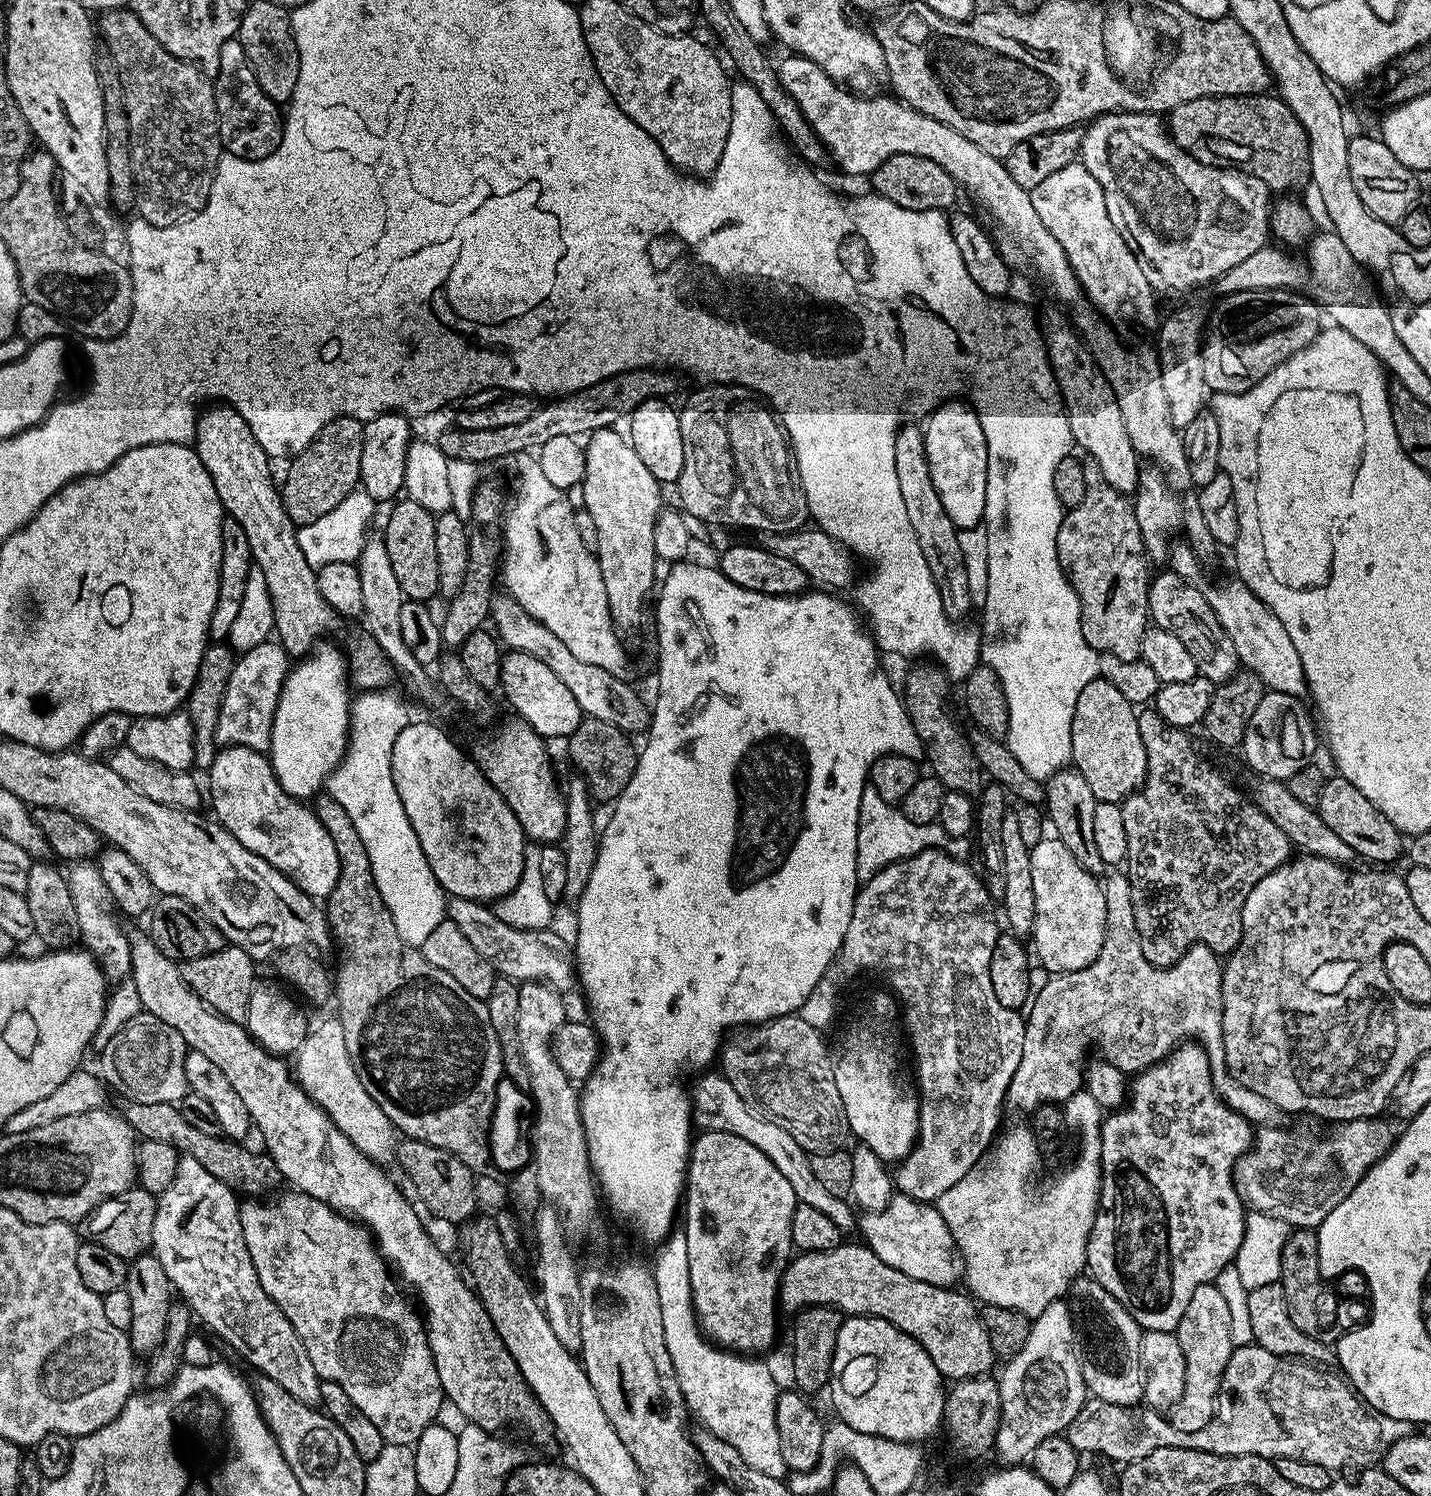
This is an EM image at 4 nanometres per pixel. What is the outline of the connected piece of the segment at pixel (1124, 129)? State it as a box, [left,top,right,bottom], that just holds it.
[1078,112,1270,292]

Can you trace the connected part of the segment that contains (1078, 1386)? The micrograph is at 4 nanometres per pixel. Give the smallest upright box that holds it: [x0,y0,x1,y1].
[994,1299,1086,1466]

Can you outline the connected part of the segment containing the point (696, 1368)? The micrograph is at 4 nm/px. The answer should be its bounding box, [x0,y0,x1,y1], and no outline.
[650,1230,790,1480]

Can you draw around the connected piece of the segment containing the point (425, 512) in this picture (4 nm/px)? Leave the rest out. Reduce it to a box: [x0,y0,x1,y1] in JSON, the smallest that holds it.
[382,498,440,601]

